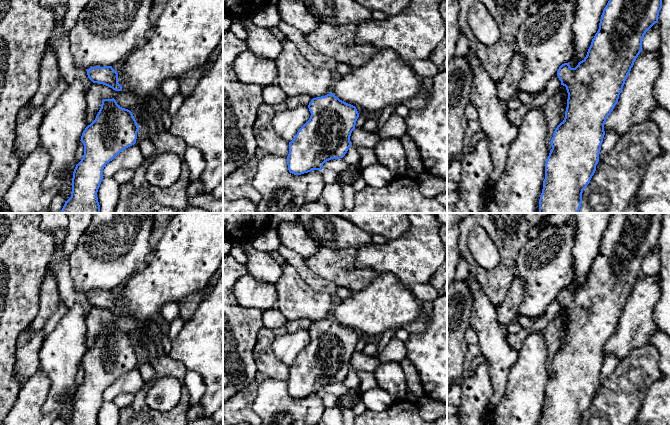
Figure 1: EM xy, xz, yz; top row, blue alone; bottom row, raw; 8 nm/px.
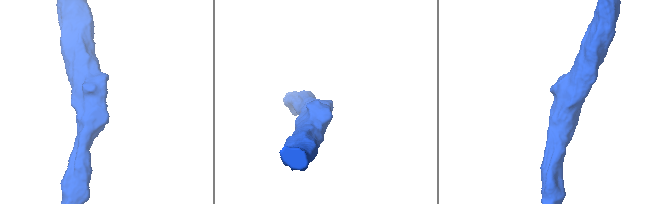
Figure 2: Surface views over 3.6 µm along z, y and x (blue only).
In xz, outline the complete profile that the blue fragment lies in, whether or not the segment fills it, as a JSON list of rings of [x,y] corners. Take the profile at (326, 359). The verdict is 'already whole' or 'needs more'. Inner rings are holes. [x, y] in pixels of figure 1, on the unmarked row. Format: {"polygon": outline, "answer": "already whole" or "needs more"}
{"polygon": [[[333,317],[313,322],[308,332],[311,337],[309,344],[289,366],[287,389],[294,399],[322,394],[325,386],[343,382],[351,370],[350,360],[359,341],[355,330],[340,324]]], "answer": "already whole"}

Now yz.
{"polygon": [[[612,213],[586,281],[575,292],[571,292],[569,286],[559,291],[557,300],[568,317],[567,331],[565,342],[555,353],[550,366],[552,373],[545,387],[545,403],[539,425],[582,425],[583,414],[590,407],[599,386],[604,348],[618,327],[627,300],[642,275],[644,259],[658,246],[662,218],[663,213]]], "answer": "already whole"}

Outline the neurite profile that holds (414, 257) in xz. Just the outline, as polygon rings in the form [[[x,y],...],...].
[[[407,213],[407,216],[410,226],[398,239],[359,247],[355,259],[356,267],[372,268],[379,274],[391,273],[408,287],[428,283],[446,259],[446,249],[439,235],[441,223],[435,213]]]

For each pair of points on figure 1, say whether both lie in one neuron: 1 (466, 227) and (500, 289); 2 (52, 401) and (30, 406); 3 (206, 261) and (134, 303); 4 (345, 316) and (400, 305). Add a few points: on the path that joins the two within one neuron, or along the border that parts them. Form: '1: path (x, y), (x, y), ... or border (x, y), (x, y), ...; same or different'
1: path (464, 243), (464, 250), (467, 256), (484, 276); same
2: border (50, 380), (50, 390), (42, 406), (43, 414); different
3: path (188, 261), (184, 261), (169, 276), (152, 288); same
4: path (359, 311), (373, 310), (381, 305), (386, 305); same

